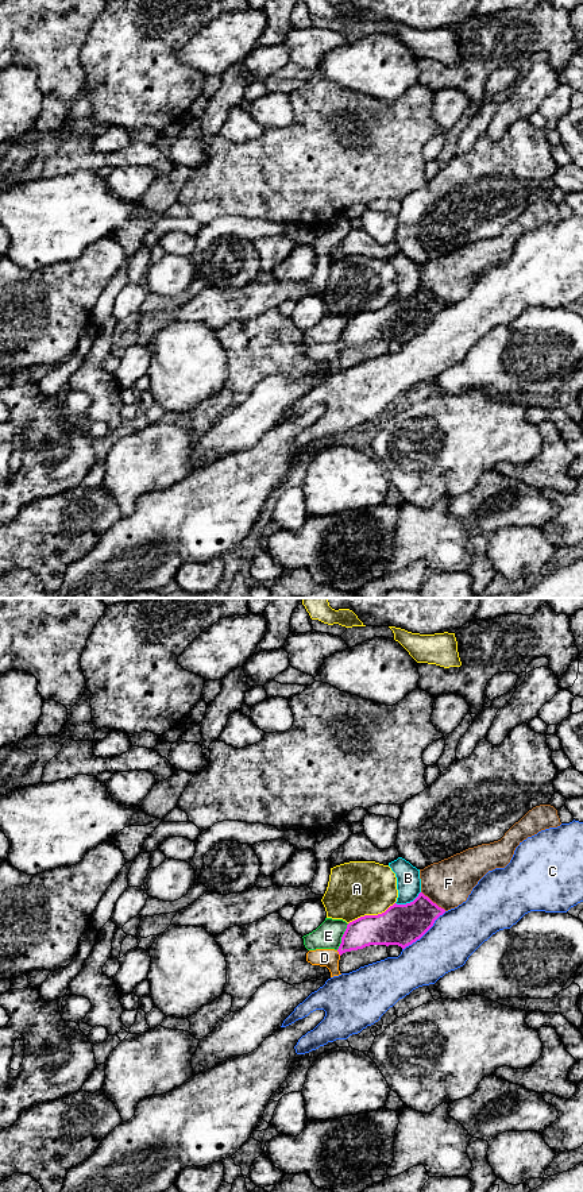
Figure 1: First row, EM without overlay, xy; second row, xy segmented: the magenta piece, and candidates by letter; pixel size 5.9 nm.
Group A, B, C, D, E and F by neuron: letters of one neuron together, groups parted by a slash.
A / B / C / D / E / F

